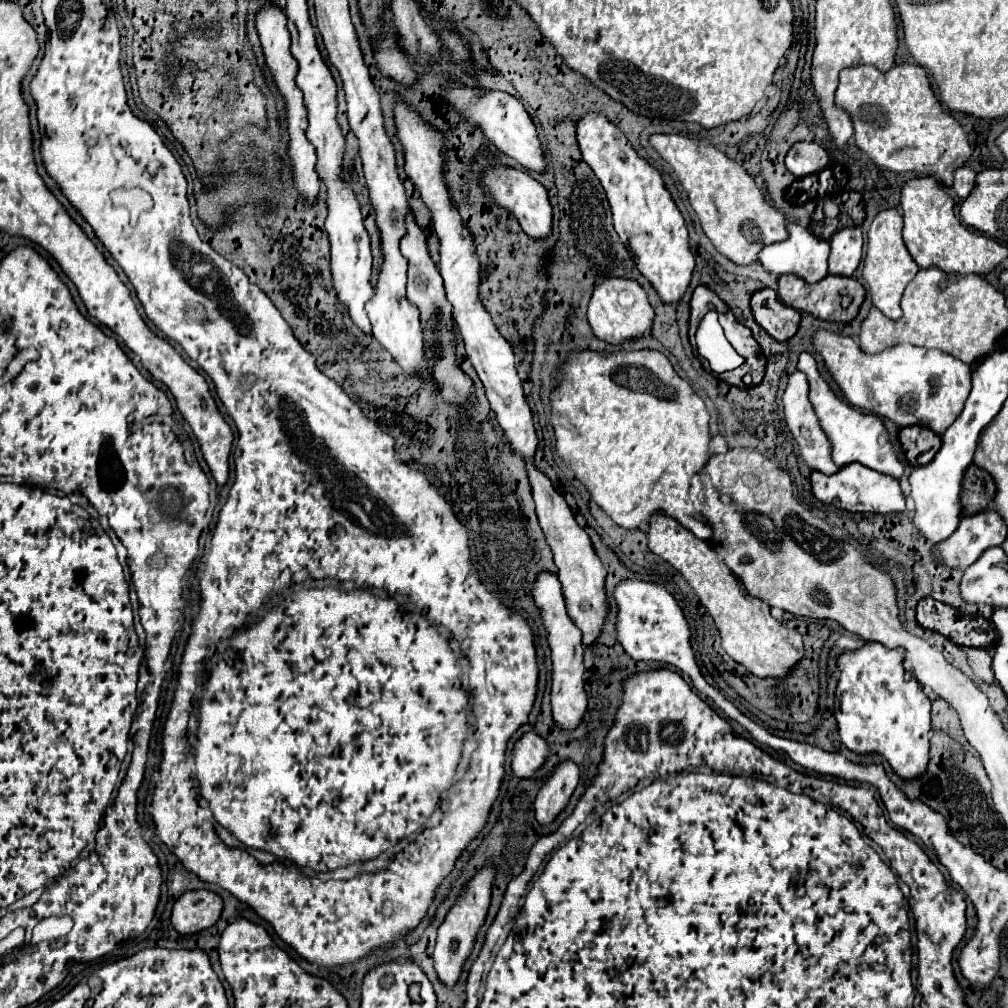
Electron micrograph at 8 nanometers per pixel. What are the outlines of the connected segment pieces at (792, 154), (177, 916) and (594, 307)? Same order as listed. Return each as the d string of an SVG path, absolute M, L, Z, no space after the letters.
M799 142L787 152L785 166L793 176L805 178L809 174L825 170L829 166L829 156L815 142Z
M189 890L173 906L171 924L181 934L195 934L211 928L223 910L223 900L211 890Z
M615 276L601 280L593 288L587 316L589 316L589 324L595 336L611 344L621 344L629 338L649 334L651 324L653 324L653 308L649 306L647 294L639 286L639 282L633 282L629 278L615 278Z

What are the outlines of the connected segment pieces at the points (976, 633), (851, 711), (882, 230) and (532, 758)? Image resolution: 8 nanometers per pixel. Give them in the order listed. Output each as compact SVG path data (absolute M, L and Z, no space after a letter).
M933 598L919 600L917 622L959 646L993 646L993 626L985 618L959 614L955 608Z
M865 642L857 650L847 650L837 656L839 668L839 682L835 688L835 720L839 724L841 742L859 754L877 752L883 754L893 770L903 778L921 776L925 772L925 764L929 762L929 730L931 730L931 702L917 680L911 676L907 678L905 662L905 648L887 650L879 642Z
M897 208L883 210L875 216L869 232L867 232L867 254L863 260L863 280L869 286L873 304L887 316L887 318L901 318L901 296L905 286L915 278L919 266L909 256L903 240L901 240L901 214Z
M533 730L523 734L515 746L511 756L511 768L519 778L529 778L545 760L547 756L547 742L535 734Z

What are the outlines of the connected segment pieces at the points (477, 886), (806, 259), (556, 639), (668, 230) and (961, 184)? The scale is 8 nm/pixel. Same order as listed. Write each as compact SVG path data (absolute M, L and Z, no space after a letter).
M485 864L465 886L465 890L461 892L461 896L455 900L455 904L451 906L451 910L447 912L443 924L439 926L439 934L437 934L437 946L435 946L435 970L439 974L439 978L447 984L453 986L461 974L463 962L467 960L477 930L481 928L481 924L485 922L487 916L487 908L491 902L491 888L493 888L493 880L495 880L495 866L493 864Z
M789 224L787 226L787 232L789 232L789 238L783 240L783 242L777 242L777 244L767 244L761 248L759 252L759 262L761 266L775 274L775 276L781 276L781 274L795 274L795 276L801 276L803 280L807 282L817 282L821 278L827 276L827 258L829 258L829 242L825 240L817 240L807 228L799 226L799 224Z
M551 572L537 574L531 596L535 606L541 612L543 626L547 630L547 642L551 648L551 660L553 660L553 684L551 684L551 704L553 704L553 718L555 722L565 728L573 730L583 720L583 714L587 710L587 696L583 690L583 642L581 642L581 630L575 626L575 622L567 614L565 596L561 590L561 582Z
M601 114L583 116L577 124L577 140L585 162L605 188L613 212L613 226L621 242L631 250L637 268L651 282L663 304L677 306L689 288L695 256L689 248L685 220L663 186L661 174L651 168L631 148L625 134Z
M967 166L957 168L955 170L955 182L953 182L955 194L963 200L965 196L969 196L969 192L973 190L973 186L975 186L975 172L971 168L967 168Z

